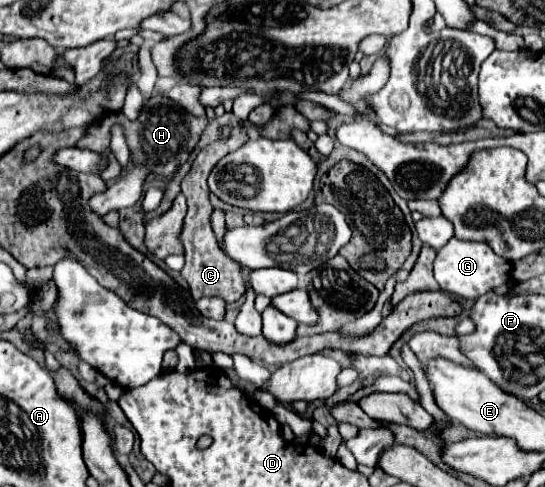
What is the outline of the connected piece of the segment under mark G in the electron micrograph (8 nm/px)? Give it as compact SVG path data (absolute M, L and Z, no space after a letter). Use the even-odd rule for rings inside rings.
M451 238L435 258L435 280L439 282L441 290L465 298L475 300L481 294L489 292L495 286L505 284L511 278L511 262L497 256L485 242L471 242L471 240L459 240Z

